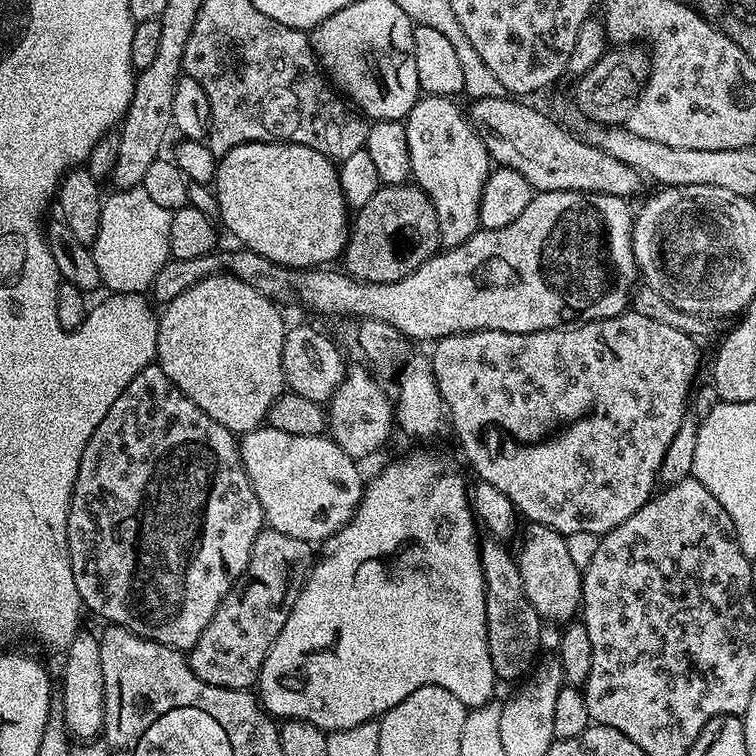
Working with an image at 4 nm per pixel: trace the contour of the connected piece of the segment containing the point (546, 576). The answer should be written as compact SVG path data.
M529 523L528 537L516 556L516 565L522 574L522 590L530 598L530 606L539 614L541 621L563 626L577 619L582 608L584 586L582 570L574 566L570 550L566 550L566 539L544 524Z

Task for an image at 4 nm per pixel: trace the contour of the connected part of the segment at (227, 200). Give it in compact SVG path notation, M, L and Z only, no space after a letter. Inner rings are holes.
M254 142L253 144L243 144L234 146L224 156L219 157L216 166L216 178L214 189L216 188L216 204L220 207L219 223L228 227L228 232L243 247L249 248L254 254L266 258L275 264L281 264L284 268L294 268L297 270L312 270L317 266L331 265L331 260L339 261L344 255L344 247L348 244L348 234L350 231L350 207L344 200L342 186L339 182L338 168L327 156L322 155L318 150L310 146L301 144L263 144Z

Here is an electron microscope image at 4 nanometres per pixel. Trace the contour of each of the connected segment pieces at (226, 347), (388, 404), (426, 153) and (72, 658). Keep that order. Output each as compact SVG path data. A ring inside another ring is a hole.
M221 274L202 278L190 290L178 294L163 305L158 319L158 346L155 363L182 390L198 410L206 410L214 422L226 426L233 434L252 432L268 419L270 406L286 390L282 368L282 350L286 323L277 305L254 286L246 286L236 276Z
M352 366L347 369L344 381L326 404L327 435L353 458L361 458L360 456L368 456L371 452L378 451L387 442L392 428L394 432L393 397L384 393L383 386L375 380L377 377L367 367L359 367Z
M421 95L403 121L410 146L411 179L436 205L440 242L445 249L456 248L480 228L482 190L490 171L486 146L465 109L456 103L451 96Z
M87 630L81 631L68 643L64 656L64 681L58 684L58 699L64 707L69 737L80 742L92 742L104 730L104 683L100 641Z

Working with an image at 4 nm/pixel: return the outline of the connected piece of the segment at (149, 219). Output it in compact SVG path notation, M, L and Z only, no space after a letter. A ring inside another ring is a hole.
M143 186L116 190L102 206L98 238L91 244L92 257L98 262L100 282L109 293L147 293L162 266L170 259L170 222L172 213L156 205Z

